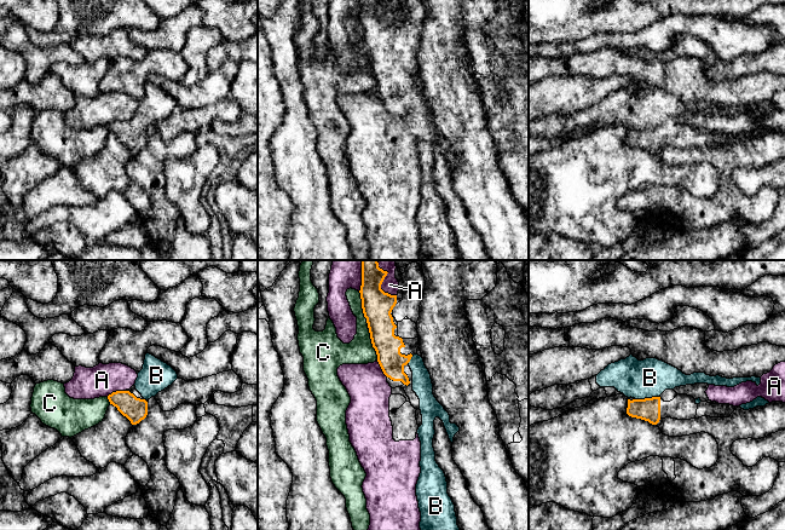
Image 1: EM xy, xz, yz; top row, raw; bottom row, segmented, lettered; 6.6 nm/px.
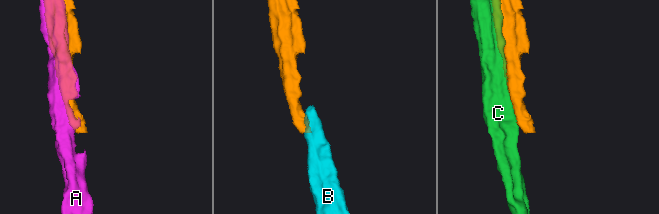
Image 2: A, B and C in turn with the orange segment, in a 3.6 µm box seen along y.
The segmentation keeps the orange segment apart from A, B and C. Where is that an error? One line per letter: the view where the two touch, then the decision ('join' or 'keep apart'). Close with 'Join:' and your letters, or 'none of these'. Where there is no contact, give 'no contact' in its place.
A: meets orange in xz; keep apart
B: meets orange in yz; join
C: meets orange in xz; keep apart
Join: B

